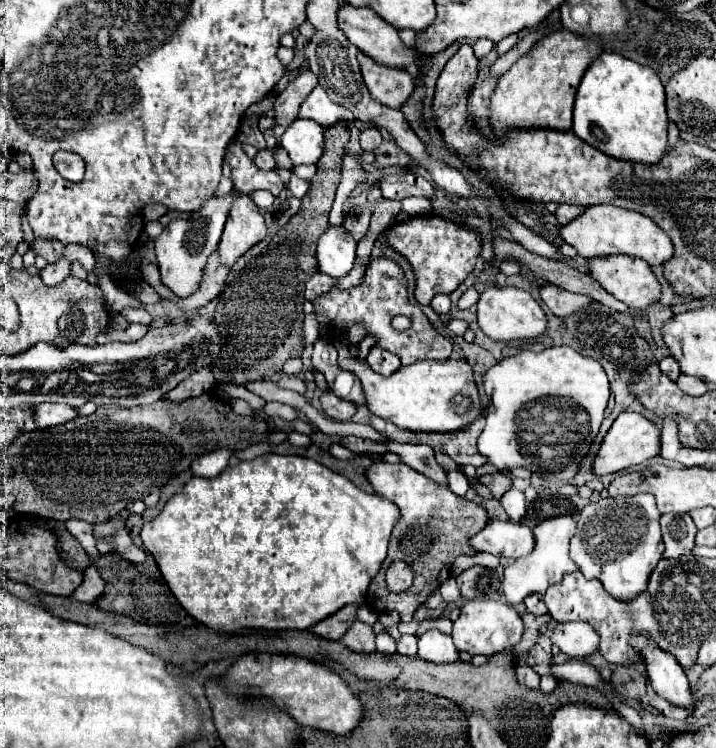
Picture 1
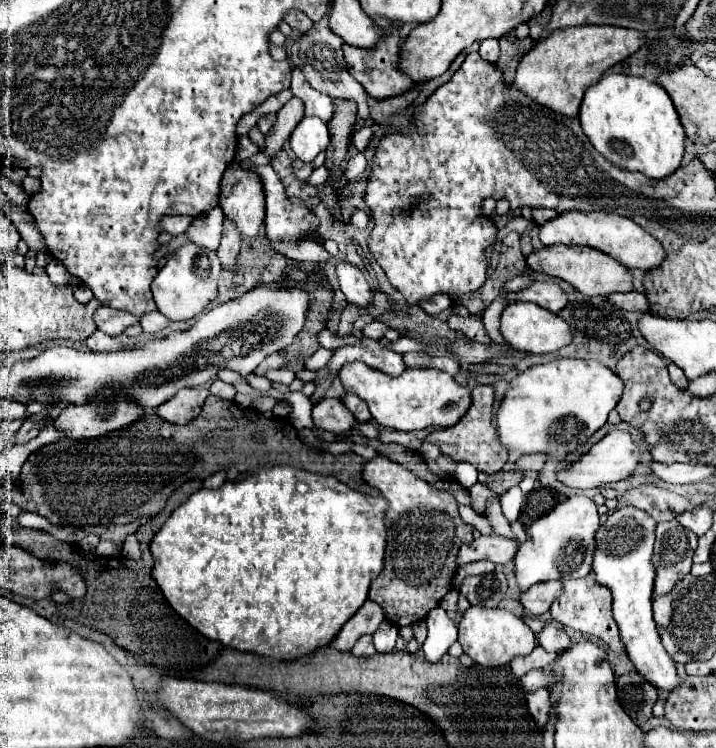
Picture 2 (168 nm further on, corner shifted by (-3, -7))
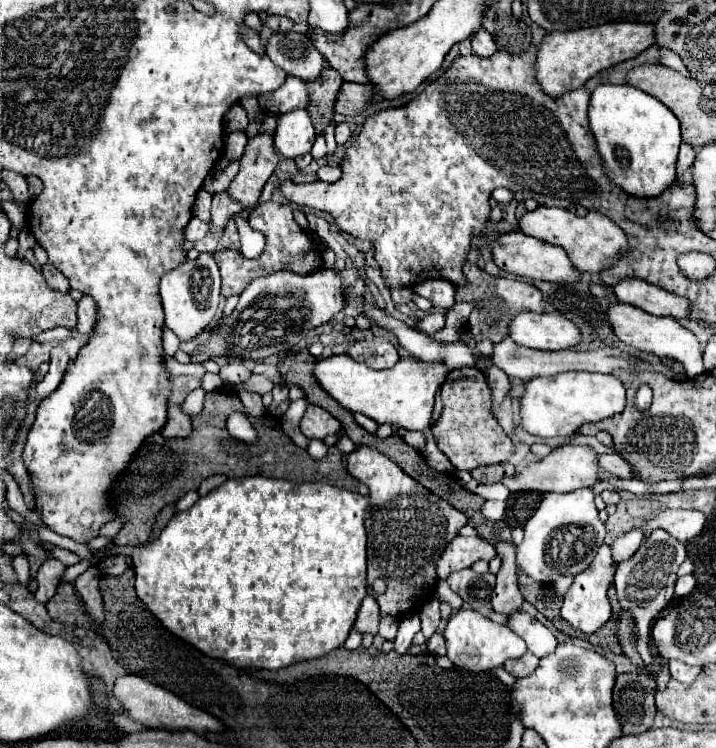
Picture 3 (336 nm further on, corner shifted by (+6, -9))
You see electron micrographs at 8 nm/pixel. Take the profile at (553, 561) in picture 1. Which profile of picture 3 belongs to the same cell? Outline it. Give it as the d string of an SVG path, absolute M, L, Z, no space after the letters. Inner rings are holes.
M592 487L572 493L546 493L536 513L524 525L524 541L518 545L516 563L532 579L552 583L562 575L578 575L586 569L604 543L604 537L606 527L598 517Z

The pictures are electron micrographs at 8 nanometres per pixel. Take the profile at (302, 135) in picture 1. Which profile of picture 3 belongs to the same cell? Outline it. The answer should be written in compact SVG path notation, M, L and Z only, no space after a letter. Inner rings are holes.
M294 109L278 117L278 127L274 133L274 147L284 157L298 157L310 153L316 131L306 109Z

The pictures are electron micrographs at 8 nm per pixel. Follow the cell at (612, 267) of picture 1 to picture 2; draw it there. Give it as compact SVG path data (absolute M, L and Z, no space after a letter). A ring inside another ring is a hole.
M545 247L533 251L527 257L527 265L533 271L541 271L553 277L559 277L573 285L585 295L611 295L611 293L629 293L633 291L633 273L607 253L589 247Z

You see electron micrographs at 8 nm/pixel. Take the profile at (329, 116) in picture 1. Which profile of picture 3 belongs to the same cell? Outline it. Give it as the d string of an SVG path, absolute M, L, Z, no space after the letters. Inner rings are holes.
M286 75L284 85L278 87L276 91L258 97L258 105L264 115L282 115L286 111L292 111L294 107L306 107L306 103L308 103L306 85L292 75Z

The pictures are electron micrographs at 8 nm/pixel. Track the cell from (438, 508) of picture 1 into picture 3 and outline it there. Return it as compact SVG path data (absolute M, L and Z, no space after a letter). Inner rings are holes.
M356 447L356 451L346 455L346 463L350 475L370 491L370 507L364 519L368 535L368 581L372 583L380 577L388 583L386 593L376 595L372 587L368 587L368 593L378 599L382 615L398 617L412 613L432 595L436 583L434 563L468 519L372 447Z

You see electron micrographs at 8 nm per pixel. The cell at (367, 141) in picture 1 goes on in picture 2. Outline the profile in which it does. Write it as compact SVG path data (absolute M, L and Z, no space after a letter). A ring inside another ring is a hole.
M365 125L365 127L357 129L357 131L355 131L355 137L353 137L353 145L357 147L357 151L361 151L361 153L363 153L363 151L369 147L371 137L373 137L373 131L371 131L371 127L369 127L369 125Z

